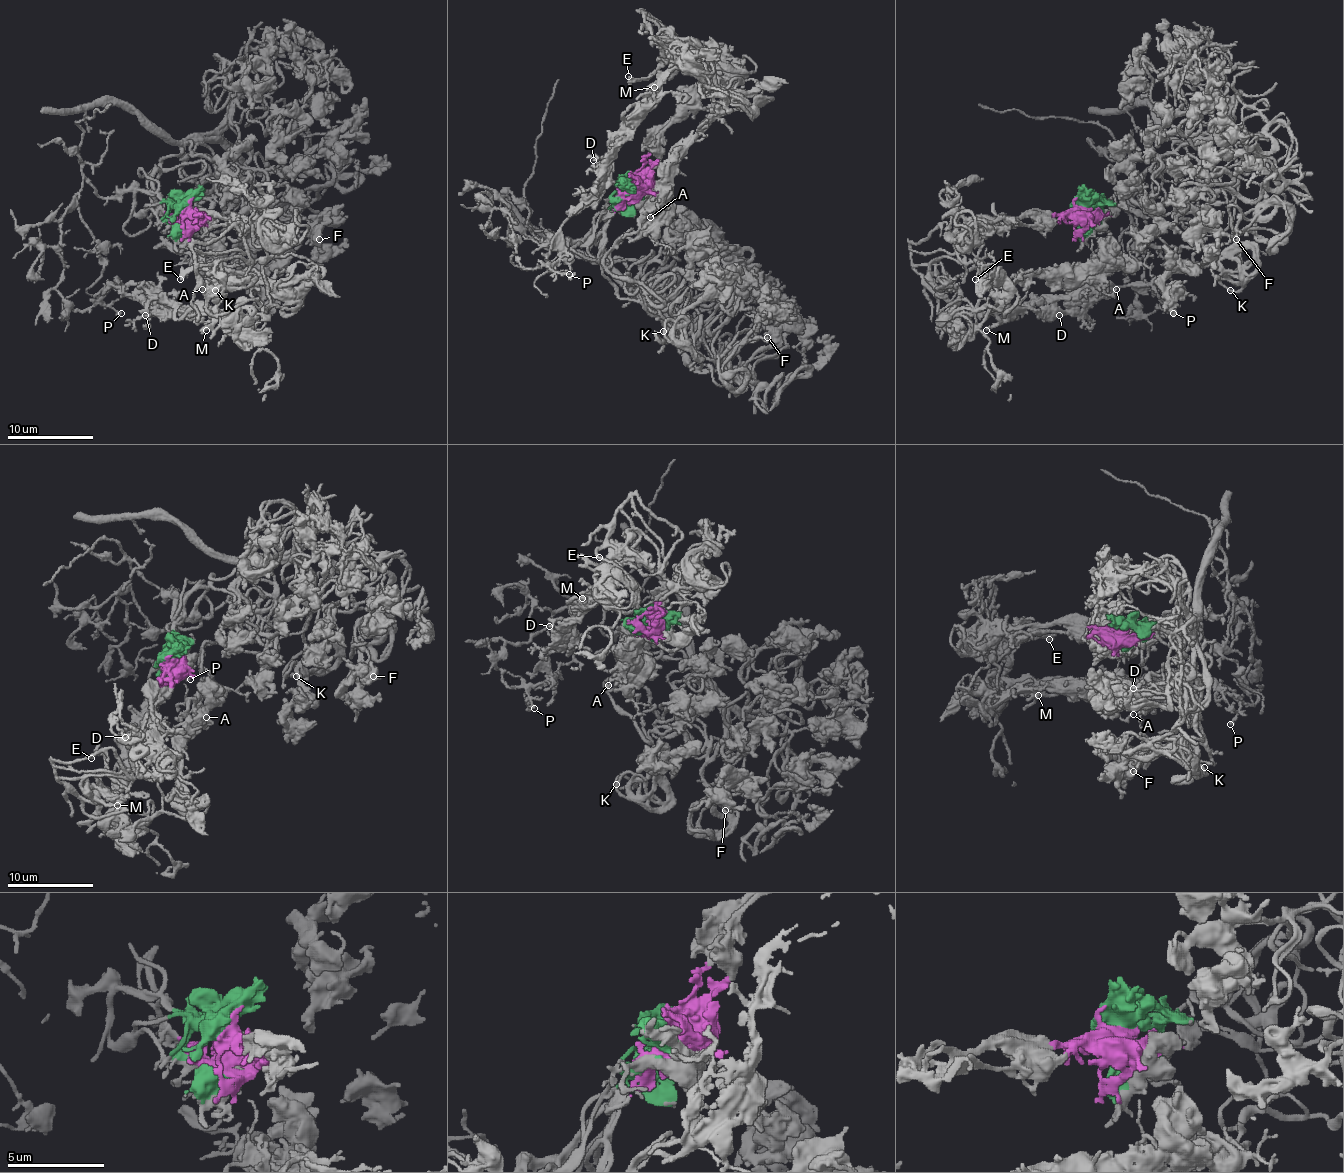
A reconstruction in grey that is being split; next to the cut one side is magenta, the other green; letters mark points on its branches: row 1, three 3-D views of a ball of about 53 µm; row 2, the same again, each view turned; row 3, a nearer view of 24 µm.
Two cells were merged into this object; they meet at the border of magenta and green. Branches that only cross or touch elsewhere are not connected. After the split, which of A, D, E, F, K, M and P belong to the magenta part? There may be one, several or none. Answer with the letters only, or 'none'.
A, D, E, M, P

